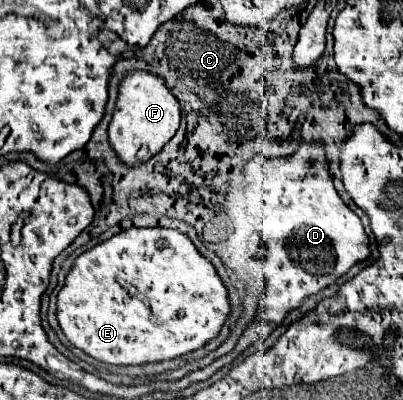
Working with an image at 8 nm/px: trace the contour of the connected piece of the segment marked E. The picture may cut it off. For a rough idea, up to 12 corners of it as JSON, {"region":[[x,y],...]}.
{"region":[[177,229],[81,253],[57,295],[109,365],[181,357],[231,313]]}

